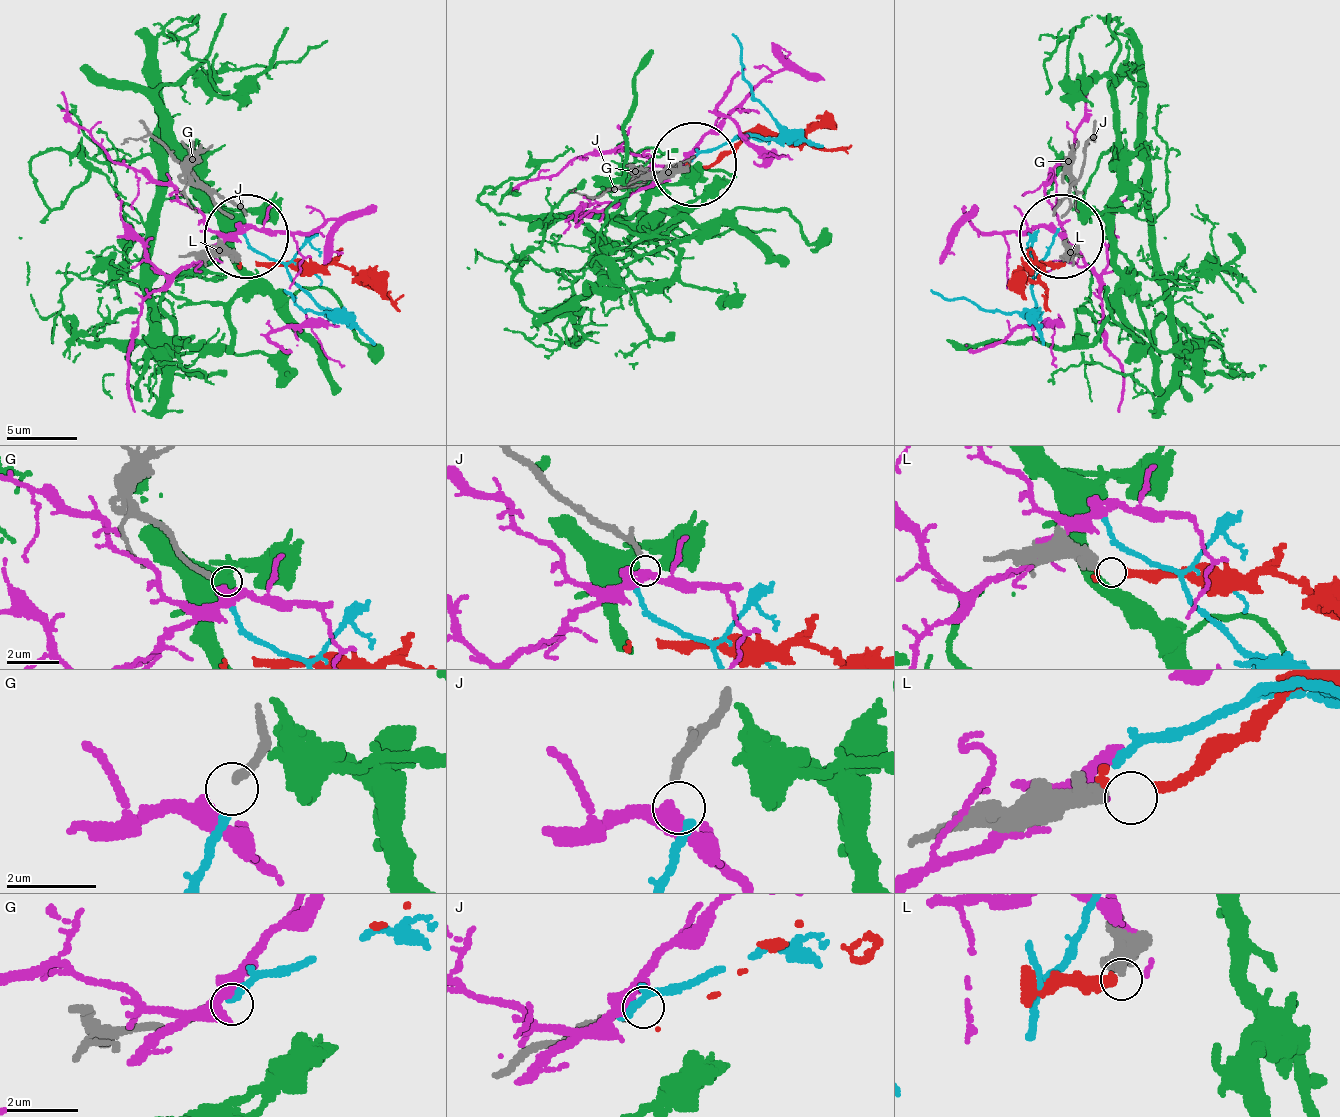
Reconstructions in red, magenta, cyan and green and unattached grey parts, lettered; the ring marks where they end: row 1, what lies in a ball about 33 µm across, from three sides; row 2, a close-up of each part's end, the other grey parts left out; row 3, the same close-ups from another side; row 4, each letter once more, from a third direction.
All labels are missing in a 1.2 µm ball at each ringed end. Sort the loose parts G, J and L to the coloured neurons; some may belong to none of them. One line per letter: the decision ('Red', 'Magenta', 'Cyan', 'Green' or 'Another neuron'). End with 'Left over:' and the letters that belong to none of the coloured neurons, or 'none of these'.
G: Cyan
J: Another neuron
L: Red
Left over: J

